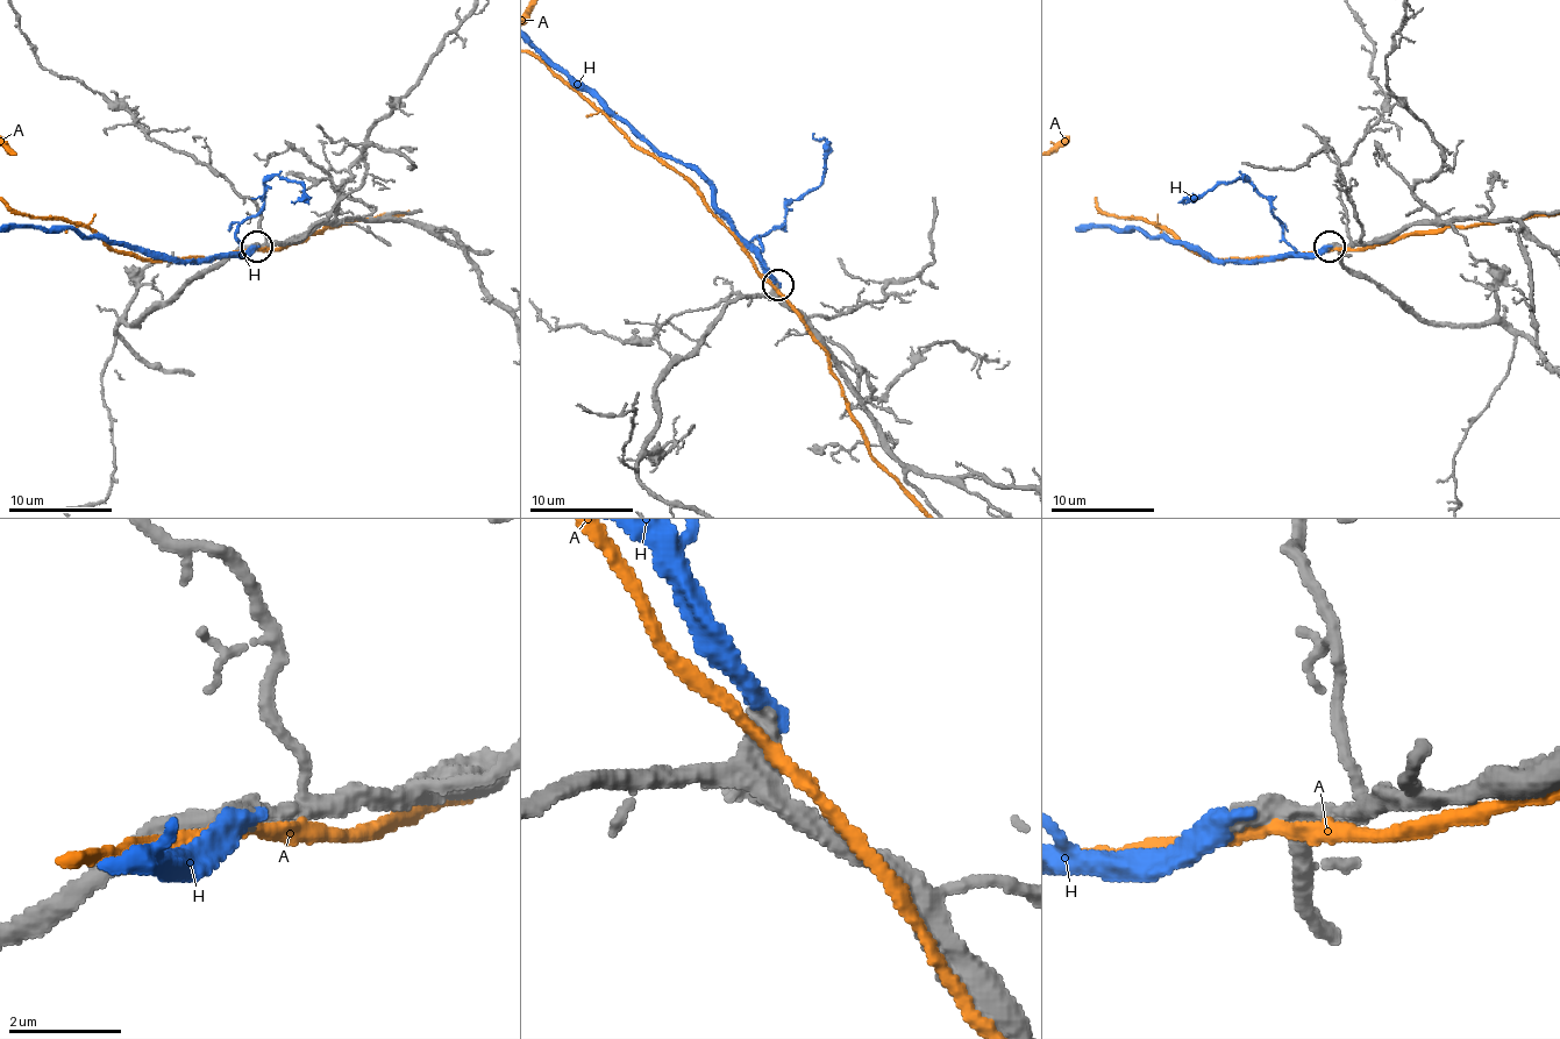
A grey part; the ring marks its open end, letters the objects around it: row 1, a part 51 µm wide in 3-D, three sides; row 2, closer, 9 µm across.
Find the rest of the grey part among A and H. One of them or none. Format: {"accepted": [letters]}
{"accepted": ["H"]}

